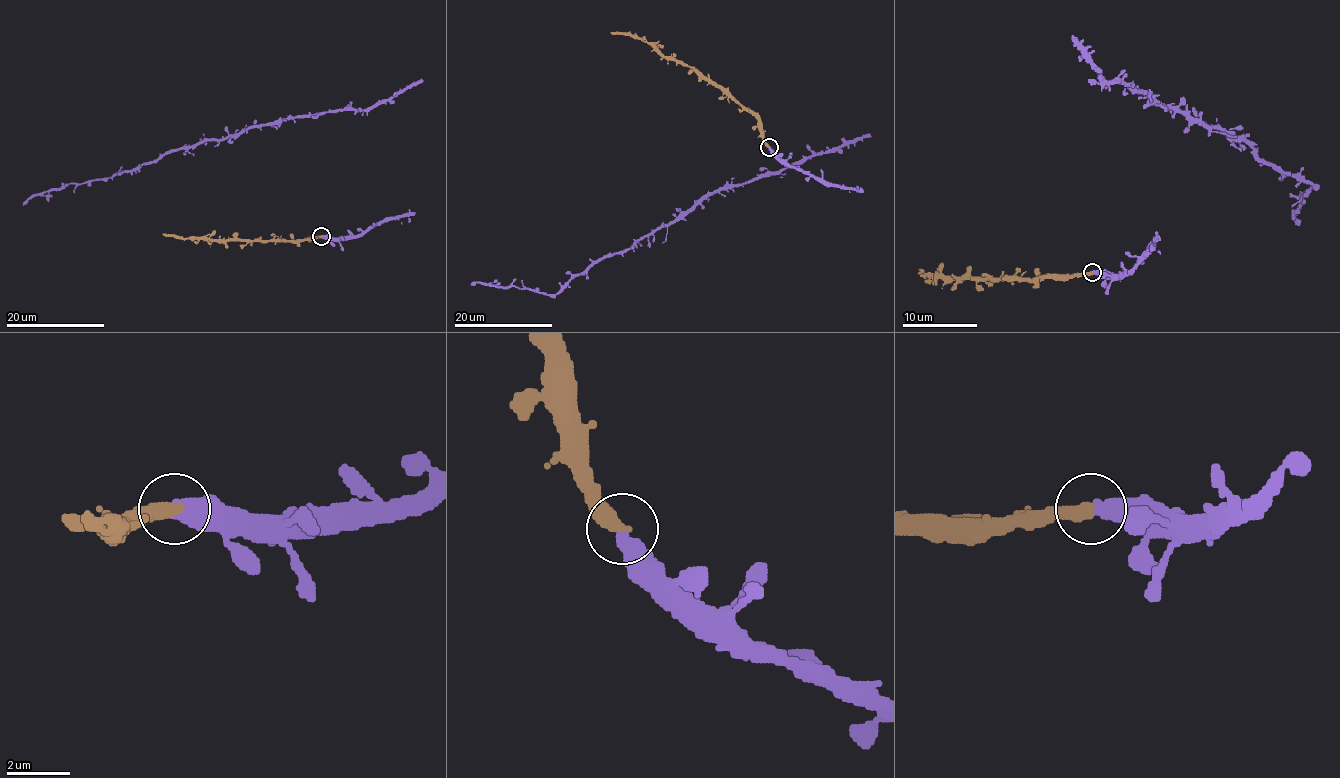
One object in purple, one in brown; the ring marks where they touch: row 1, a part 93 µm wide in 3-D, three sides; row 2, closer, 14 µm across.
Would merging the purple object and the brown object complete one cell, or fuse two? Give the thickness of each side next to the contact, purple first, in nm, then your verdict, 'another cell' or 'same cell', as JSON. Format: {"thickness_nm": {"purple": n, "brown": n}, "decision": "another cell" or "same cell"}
{"thickness_nm": {"purple": 480, "brown": 440}, "decision": "same cell"}

